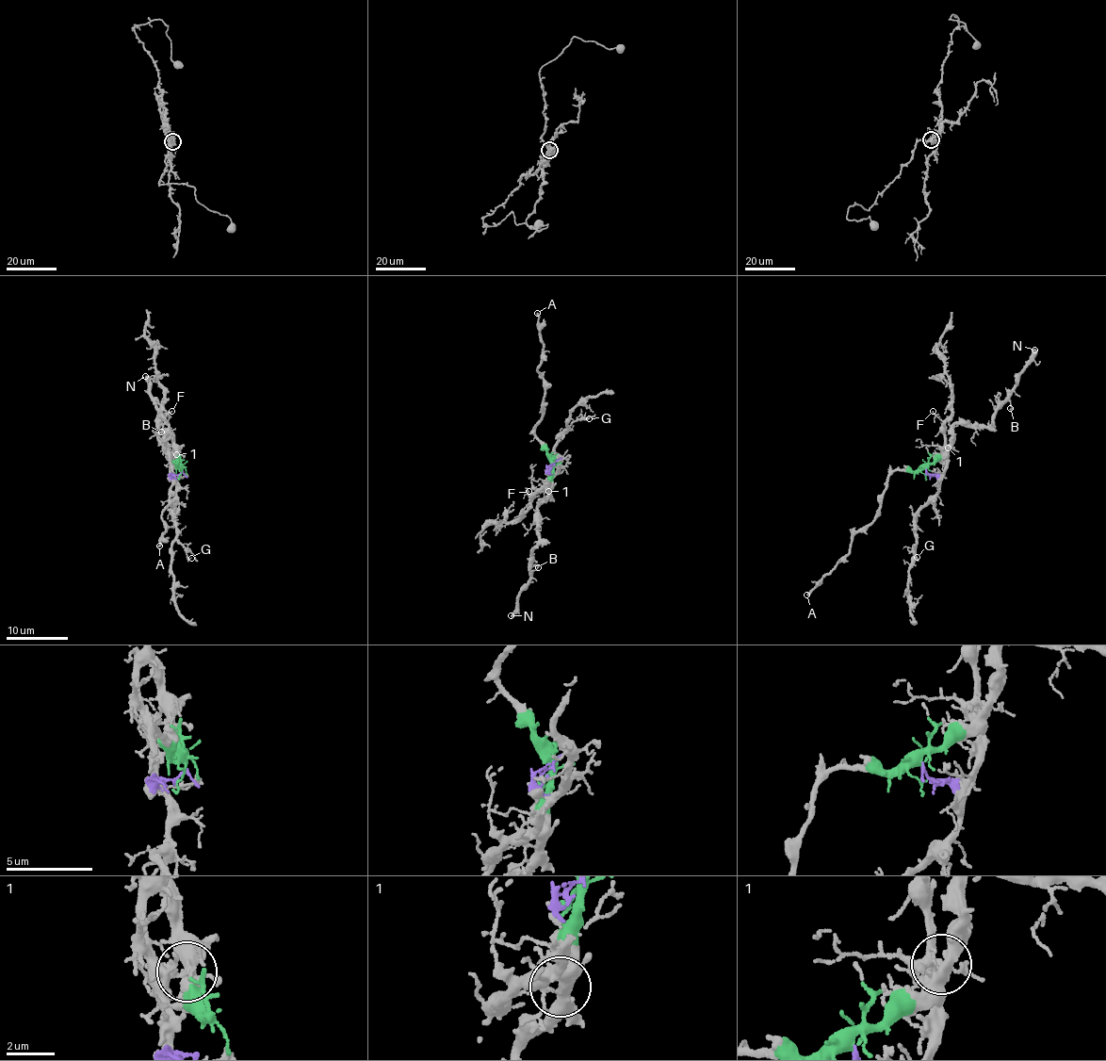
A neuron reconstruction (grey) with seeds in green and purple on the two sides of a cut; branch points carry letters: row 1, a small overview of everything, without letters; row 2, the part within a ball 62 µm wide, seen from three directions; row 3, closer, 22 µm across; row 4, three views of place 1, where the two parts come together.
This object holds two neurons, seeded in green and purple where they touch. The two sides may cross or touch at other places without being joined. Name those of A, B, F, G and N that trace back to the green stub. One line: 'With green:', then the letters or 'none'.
With green: A, B, N

